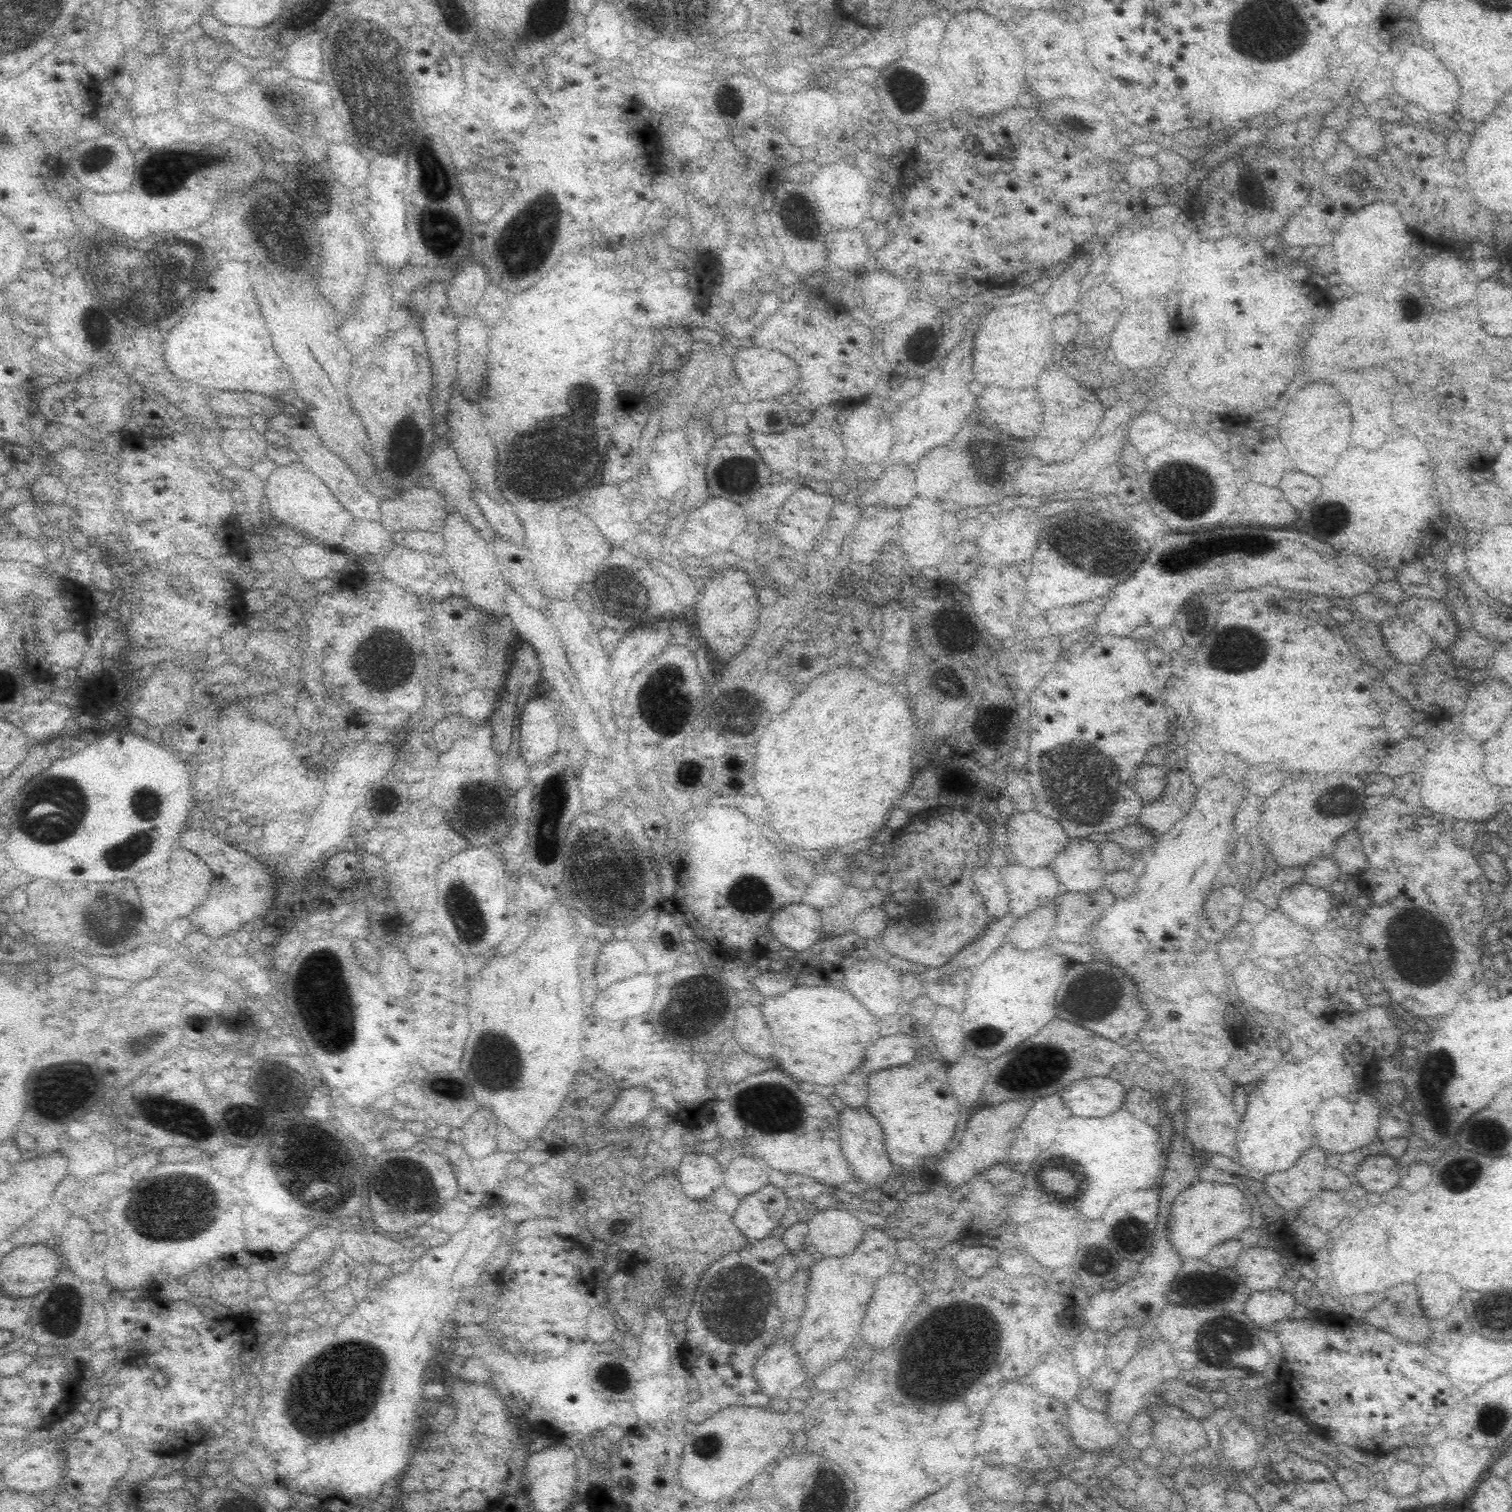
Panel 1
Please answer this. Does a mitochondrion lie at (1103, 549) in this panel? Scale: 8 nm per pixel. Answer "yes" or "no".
yes

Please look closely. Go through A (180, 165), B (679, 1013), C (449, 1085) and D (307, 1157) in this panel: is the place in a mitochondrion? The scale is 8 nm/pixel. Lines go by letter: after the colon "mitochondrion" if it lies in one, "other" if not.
A: mitochondrion
B: mitochondrion
C: mitochondrion
D: mitochondrion

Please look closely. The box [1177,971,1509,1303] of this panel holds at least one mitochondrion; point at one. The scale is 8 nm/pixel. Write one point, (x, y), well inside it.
(1464, 1175)

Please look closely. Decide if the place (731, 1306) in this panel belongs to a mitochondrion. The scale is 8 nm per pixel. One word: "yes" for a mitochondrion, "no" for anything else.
yes

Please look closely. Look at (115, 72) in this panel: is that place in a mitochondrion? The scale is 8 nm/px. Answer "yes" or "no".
no

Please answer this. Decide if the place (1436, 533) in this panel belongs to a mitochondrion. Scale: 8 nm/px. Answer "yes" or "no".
no

